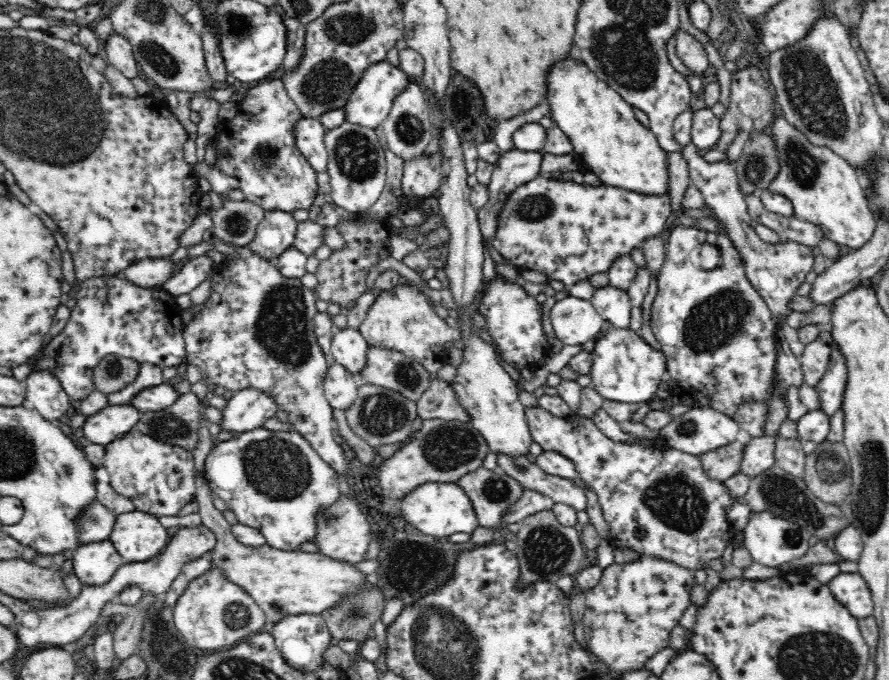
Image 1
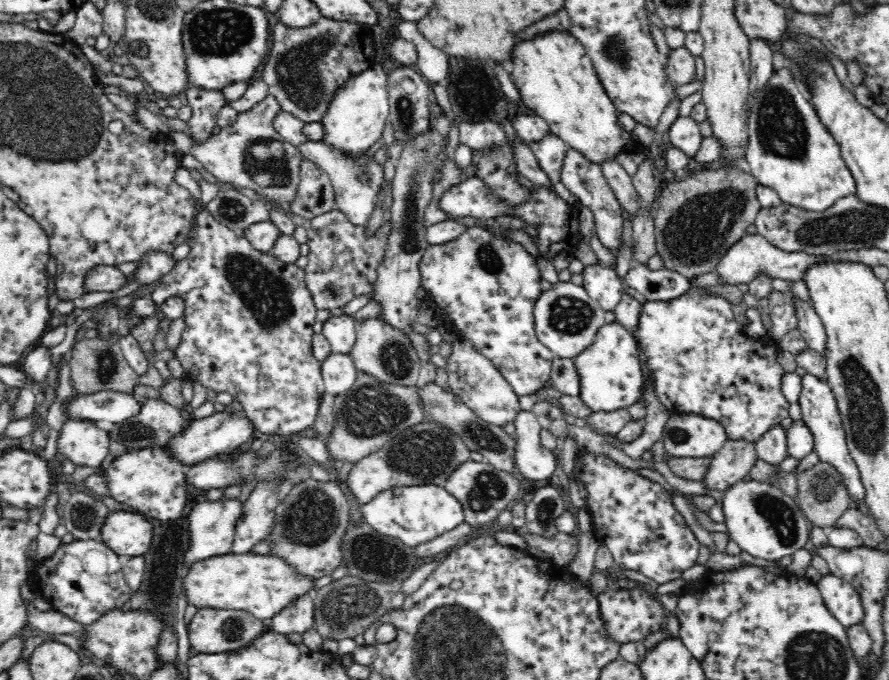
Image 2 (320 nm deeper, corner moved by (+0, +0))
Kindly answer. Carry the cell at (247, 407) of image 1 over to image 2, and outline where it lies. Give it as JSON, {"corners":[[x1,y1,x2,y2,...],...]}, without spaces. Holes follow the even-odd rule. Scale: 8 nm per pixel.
{"corners":[[214,412,212,416,195,419,191,424,172,438,168,449,176,453,186,466,194,465,196,461,204,460,220,454,230,454,239,448,246,447,253,440,254,423,245,412]]}

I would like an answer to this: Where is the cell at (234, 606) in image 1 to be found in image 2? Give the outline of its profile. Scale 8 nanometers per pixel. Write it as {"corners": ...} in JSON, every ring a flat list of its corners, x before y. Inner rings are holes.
{"corners":[[206,606,206,608,198,608,198,612,190,618,187,633,194,653,216,654,249,645,265,631,262,619,255,618,250,612]]}

